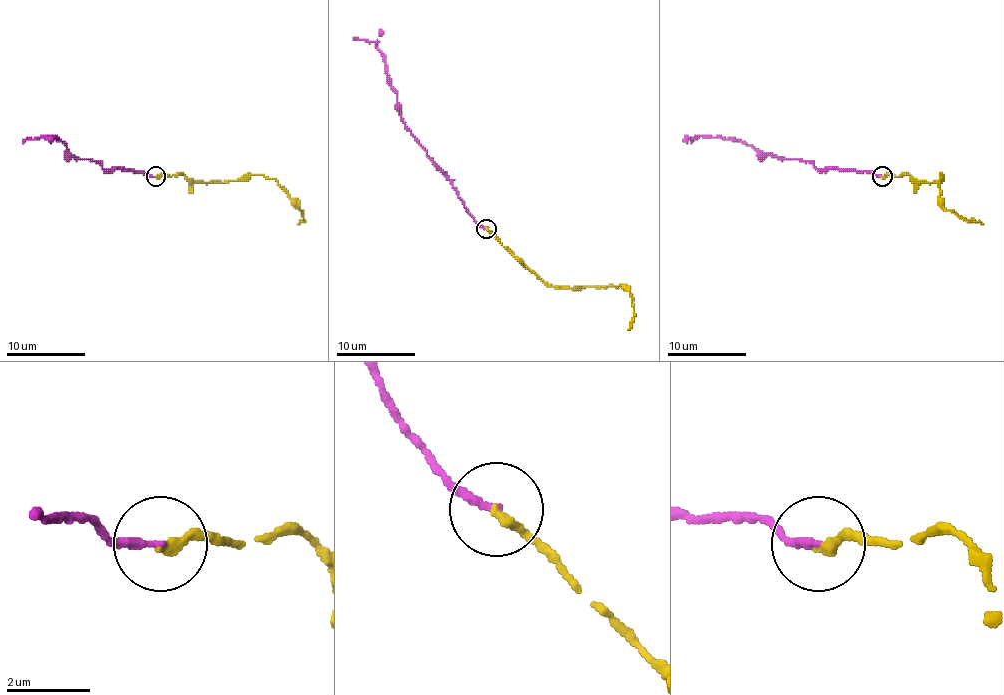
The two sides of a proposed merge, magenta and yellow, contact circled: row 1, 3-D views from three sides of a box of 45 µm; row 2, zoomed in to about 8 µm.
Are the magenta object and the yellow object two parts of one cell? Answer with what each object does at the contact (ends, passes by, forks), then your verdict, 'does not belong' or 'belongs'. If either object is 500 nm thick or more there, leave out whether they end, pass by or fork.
magenta ends | yellow ends | belongs

